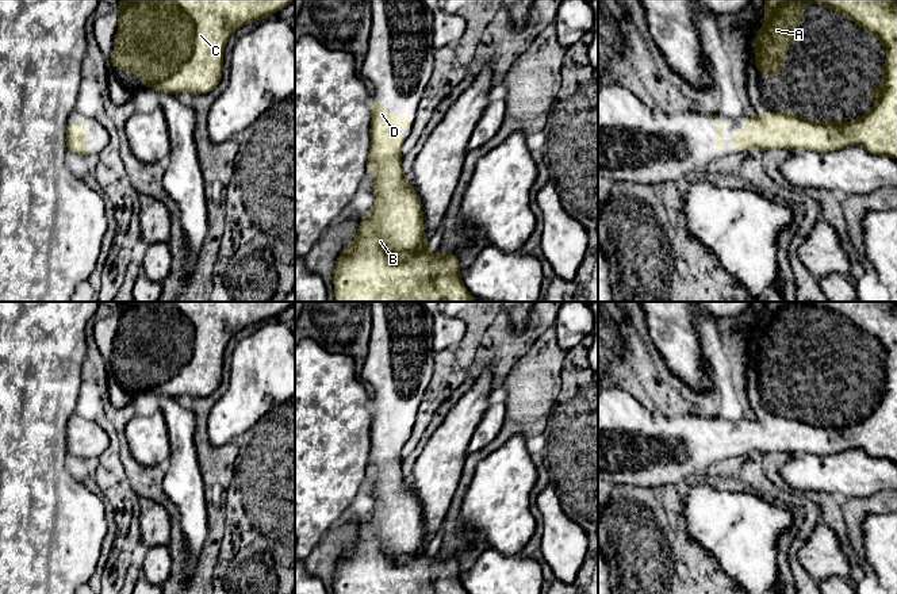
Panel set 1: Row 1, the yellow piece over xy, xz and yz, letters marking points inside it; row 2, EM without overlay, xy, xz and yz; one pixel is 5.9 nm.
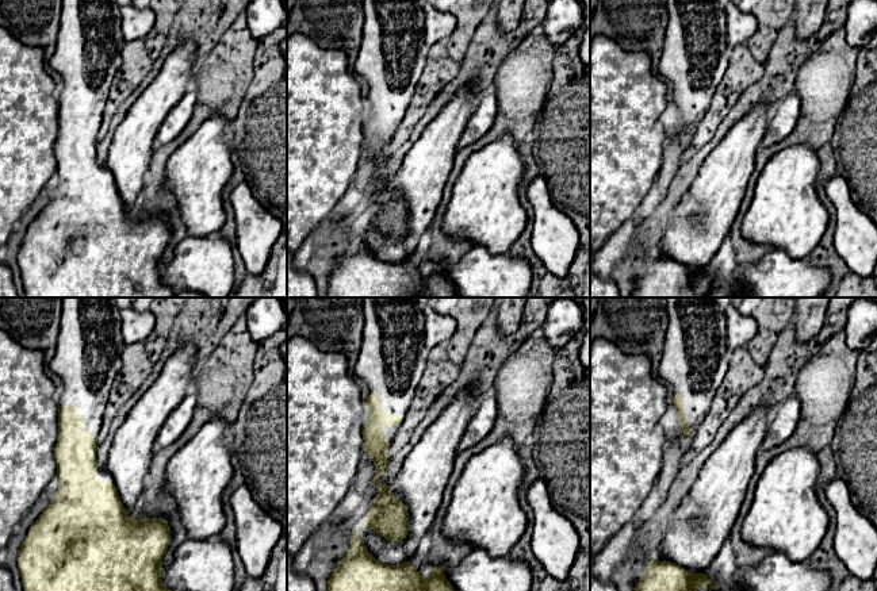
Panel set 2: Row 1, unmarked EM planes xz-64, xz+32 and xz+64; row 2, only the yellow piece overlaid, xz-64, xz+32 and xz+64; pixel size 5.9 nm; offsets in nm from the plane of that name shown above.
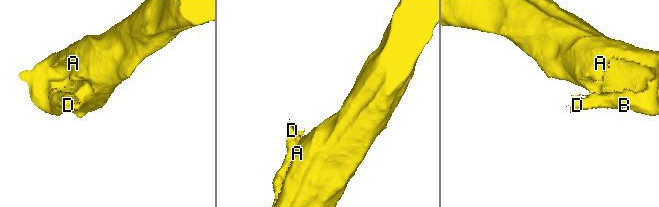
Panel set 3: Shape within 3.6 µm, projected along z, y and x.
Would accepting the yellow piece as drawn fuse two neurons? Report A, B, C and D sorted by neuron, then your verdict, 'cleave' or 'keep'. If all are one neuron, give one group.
groups A B C D; keep

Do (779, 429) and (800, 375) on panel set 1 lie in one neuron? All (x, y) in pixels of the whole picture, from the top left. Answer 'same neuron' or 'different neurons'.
same neuron

